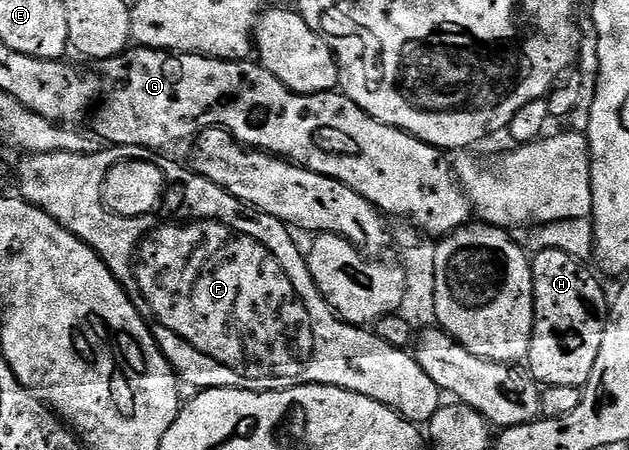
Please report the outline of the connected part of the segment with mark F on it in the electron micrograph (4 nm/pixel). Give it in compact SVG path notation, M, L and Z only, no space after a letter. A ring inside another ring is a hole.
M110 146L106 150L98 150L95 154L85 154L79 152L76 154L67 154L65 152L60 154L26 154L23 157L23 162L18 166L18 186L21 197L30 205L38 207L39 210L44 211L48 216L52 216L65 230L72 232L84 244L88 244L95 250L101 257L102 263L112 272L112 276L117 282L122 285L124 292L132 300L132 304L140 312L140 316L150 325L150 331L154 333L154 339L158 341L158 347L161 348L163 356L170 362L171 368L174 373L178 375L183 383L186 382L190 386L198 386L199 391L204 390L287 390L293 386L335 386L336 388L344 388L356 392L360 396L368 396L372 400L376 400L380 404L384 404L390 410L395 410L401 418L407 418L410 422L415 424L429 423L430 418L437 412L440 402L440 391L432 379L428 376L428 372L424 372L424 368L420 368L417 357L413 353L407 352L400 347L394 347L390 343L377 337L374 332L361 326L351 326L348 322L343 322L333 310L330 309L329 304L324 300L324 296L316 288L316 284L310 275L310 264L305 253L302 254L298 251L298 246L294 243L295 235L292 233L291 227L287 226L285 222L276 220L272 216L268 216L262 210L255 210L254 207L246 205L245 202L236 200L236 196L229 194L224 188L220 188L216 184L212 184L208 179L200 177L200 175L193 169L181 166L178 162L173 162L170 158L165 158L167 155L162 152L155 152L152 150L145 150L143 146Z

